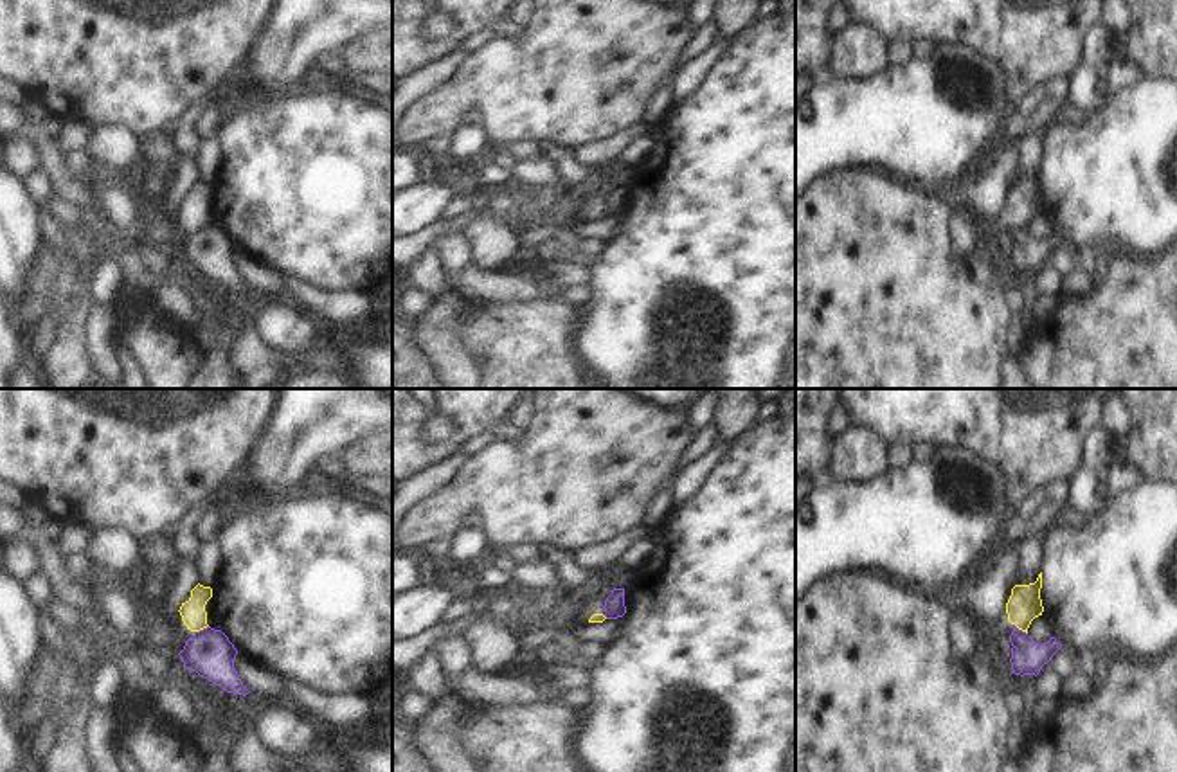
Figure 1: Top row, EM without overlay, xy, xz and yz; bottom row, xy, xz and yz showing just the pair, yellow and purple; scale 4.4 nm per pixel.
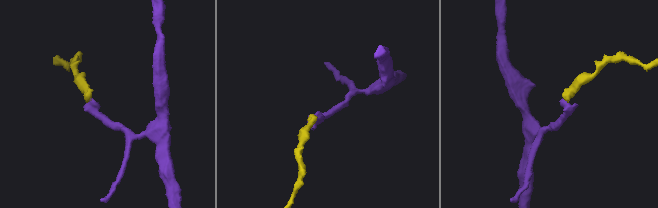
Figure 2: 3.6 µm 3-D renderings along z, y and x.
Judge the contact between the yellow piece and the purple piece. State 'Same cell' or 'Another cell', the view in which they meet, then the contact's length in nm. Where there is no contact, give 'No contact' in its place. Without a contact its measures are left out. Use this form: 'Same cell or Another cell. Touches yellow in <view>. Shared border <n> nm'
Another cell. Touches yellow in yz. Shared border 80 nm.

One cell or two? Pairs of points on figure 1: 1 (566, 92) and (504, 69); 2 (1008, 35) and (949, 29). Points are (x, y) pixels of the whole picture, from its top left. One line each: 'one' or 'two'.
1: one
2: one

